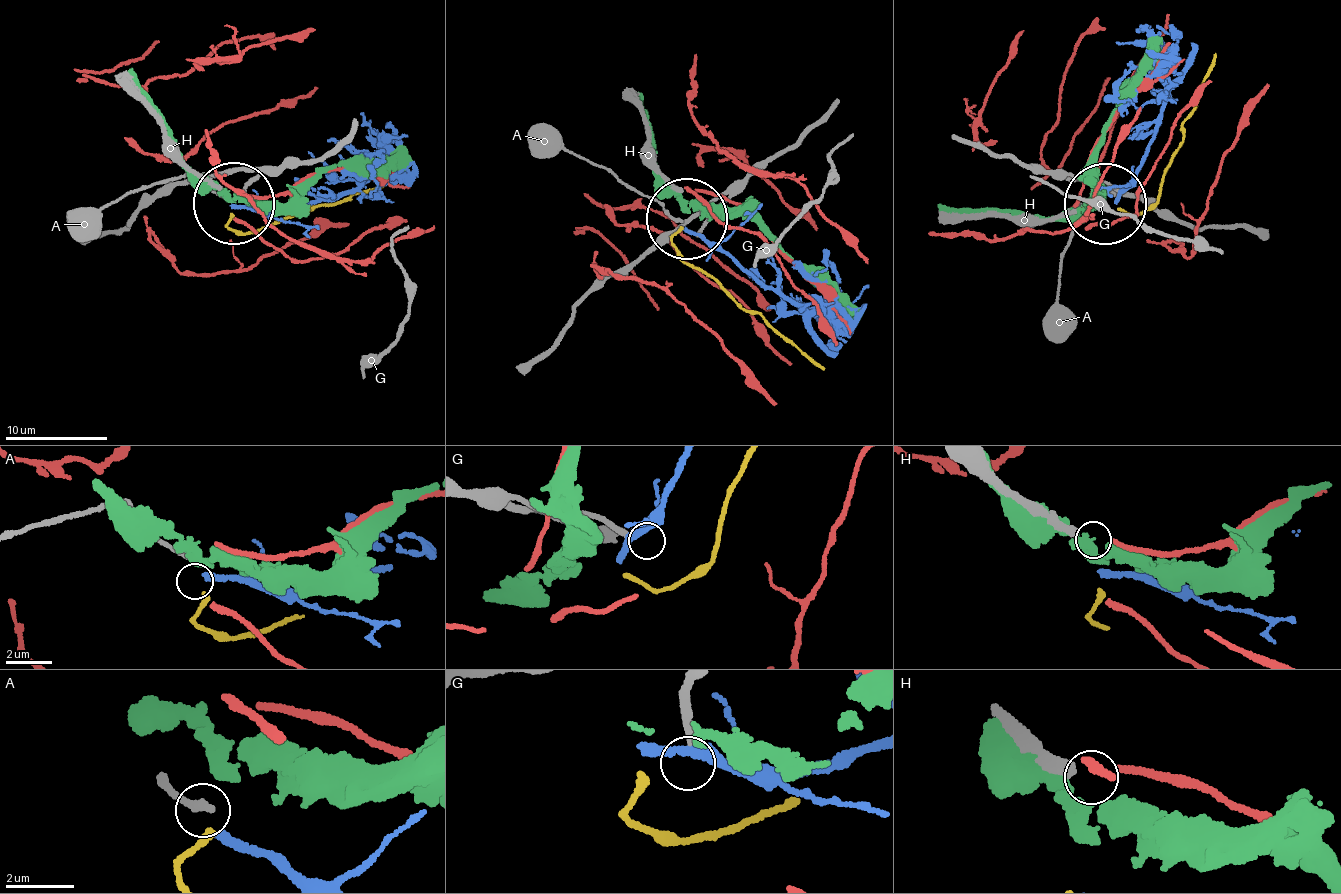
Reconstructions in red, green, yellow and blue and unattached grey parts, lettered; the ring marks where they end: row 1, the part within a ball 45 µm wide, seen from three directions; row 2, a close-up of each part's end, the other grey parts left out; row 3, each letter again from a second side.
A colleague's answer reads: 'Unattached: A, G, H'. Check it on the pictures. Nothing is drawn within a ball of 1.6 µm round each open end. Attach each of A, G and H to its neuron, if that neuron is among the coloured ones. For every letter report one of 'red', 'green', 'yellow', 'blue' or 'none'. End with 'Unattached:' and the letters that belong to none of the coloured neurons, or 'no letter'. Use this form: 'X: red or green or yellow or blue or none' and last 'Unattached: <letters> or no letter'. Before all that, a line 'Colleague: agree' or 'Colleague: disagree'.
Colleague: disagree
A: yellow
G: none
H: none
Unattached: G, H

